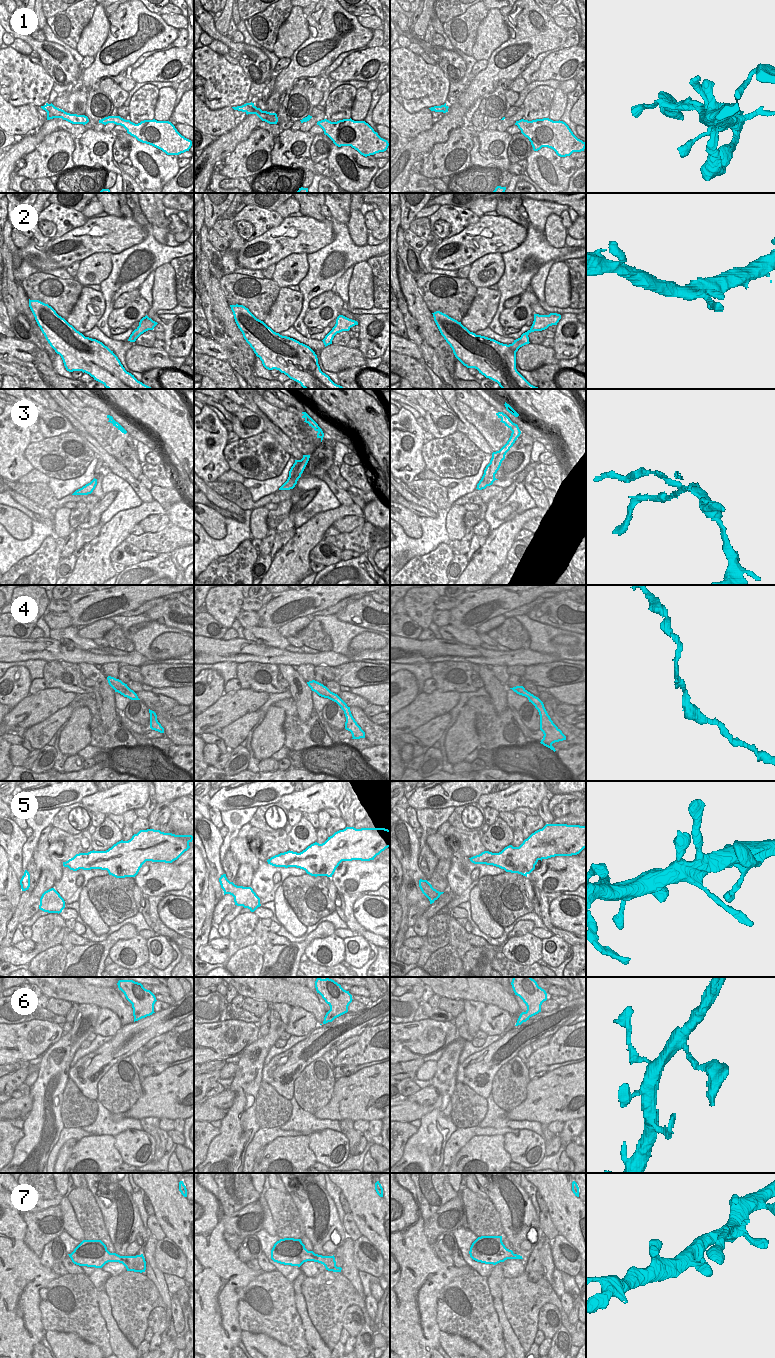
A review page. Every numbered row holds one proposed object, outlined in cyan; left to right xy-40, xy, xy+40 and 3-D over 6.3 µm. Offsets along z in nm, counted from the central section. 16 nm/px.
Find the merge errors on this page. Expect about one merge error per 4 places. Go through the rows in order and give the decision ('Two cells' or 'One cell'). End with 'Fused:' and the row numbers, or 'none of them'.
1: Two cells
2: One cell
3: Two cells
4: One cell
5: One cell
6: One cell
7: One cell
Fused: 1, 3.

